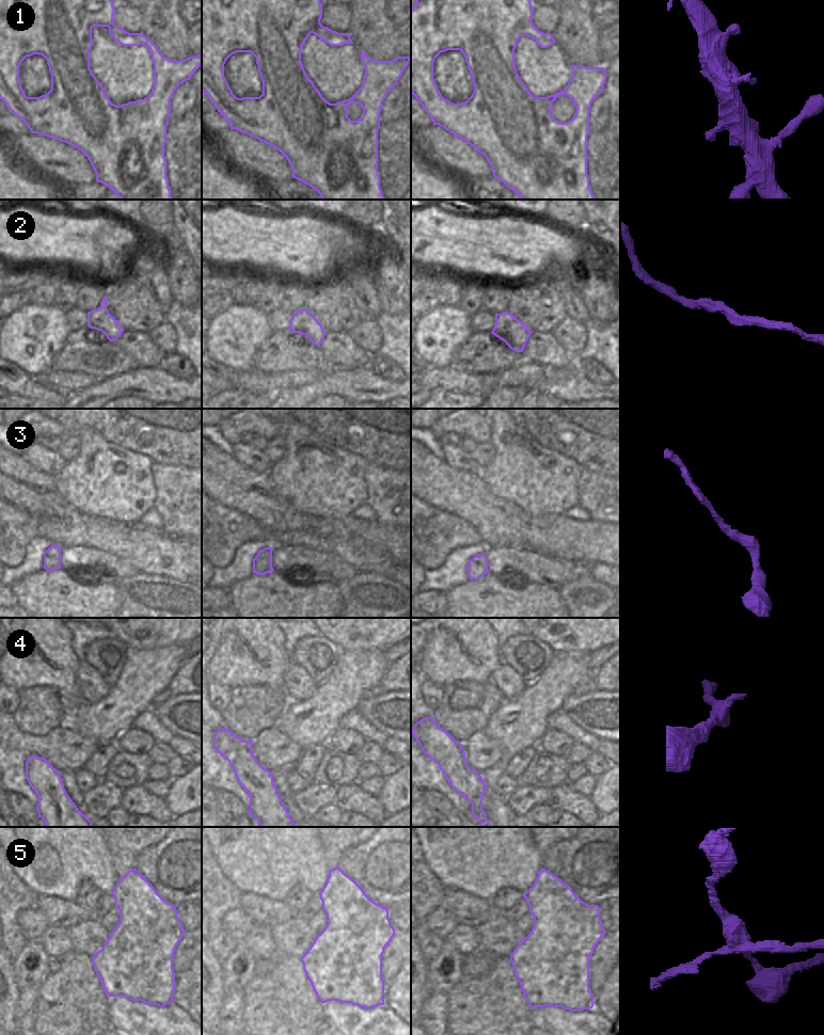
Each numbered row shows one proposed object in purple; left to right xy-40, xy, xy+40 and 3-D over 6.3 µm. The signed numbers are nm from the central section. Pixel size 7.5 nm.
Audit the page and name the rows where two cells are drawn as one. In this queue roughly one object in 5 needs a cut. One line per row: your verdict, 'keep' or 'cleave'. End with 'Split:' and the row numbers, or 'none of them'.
1: keep
2: keep
3: keep
4: keep
5: cleave
Split: 5

